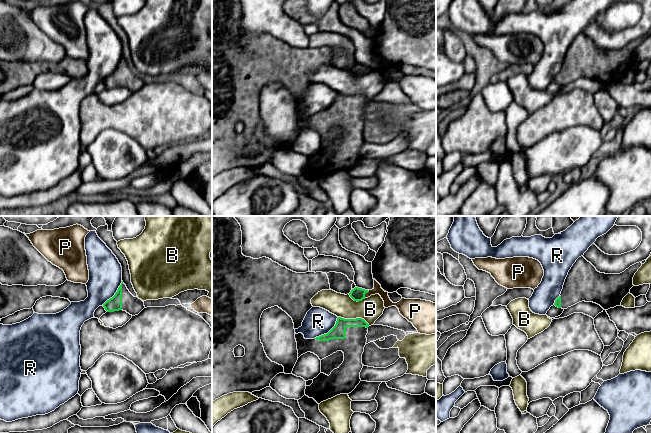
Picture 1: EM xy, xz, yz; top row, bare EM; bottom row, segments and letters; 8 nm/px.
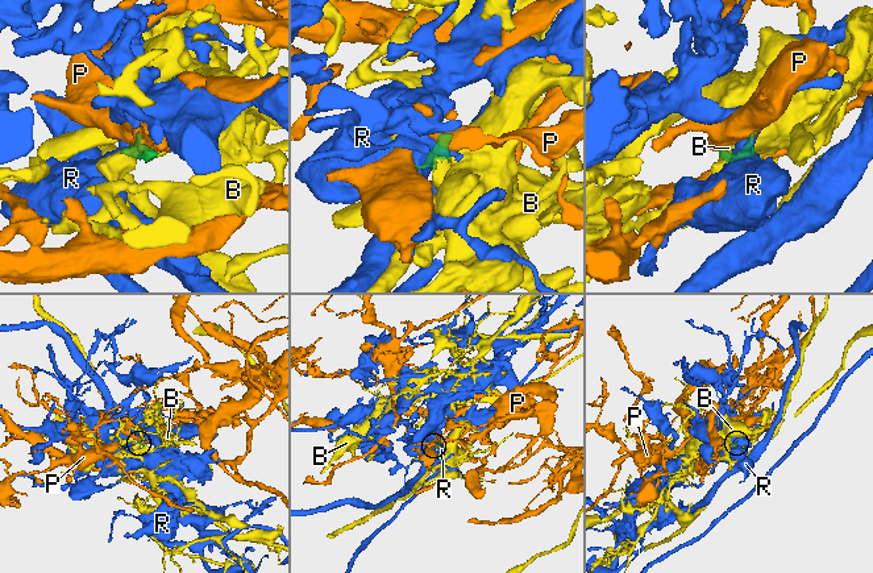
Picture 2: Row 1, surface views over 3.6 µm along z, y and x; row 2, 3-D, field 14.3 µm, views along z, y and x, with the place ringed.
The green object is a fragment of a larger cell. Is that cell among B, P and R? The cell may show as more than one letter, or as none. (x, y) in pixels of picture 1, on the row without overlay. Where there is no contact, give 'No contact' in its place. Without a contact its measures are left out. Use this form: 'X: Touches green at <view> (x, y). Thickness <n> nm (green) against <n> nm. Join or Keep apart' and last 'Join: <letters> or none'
B: Touches green at xz (354, 95). Thickness 110 nm (green) against 190 nm. Keep apart
P: Touches green at xz (365, 69). Thickness 110 nm (green) against 70 nm. Keep apart
R: Touches green at xz (328, 108). Thickness 110 nm (green) against 220 nm. Keep apart
Join: none

